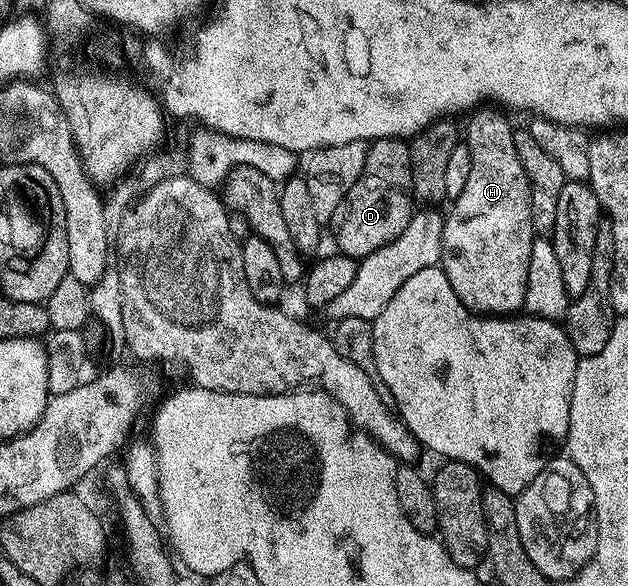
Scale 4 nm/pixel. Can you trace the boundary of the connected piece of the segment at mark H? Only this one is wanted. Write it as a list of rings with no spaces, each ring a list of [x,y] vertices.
[[[483,105],[466,116],[465,142],[471,151],[469,182],[461,189],[461,197],[450,204],[443,221],[443,257],[441,266],[453,293],[477,315],[510,317],[523,307],[525,281],[529,273],[531,243],[537,237],[531,226],[531,194],[525,169],[515,148],[516,128],[503,115],[502,110]]]

